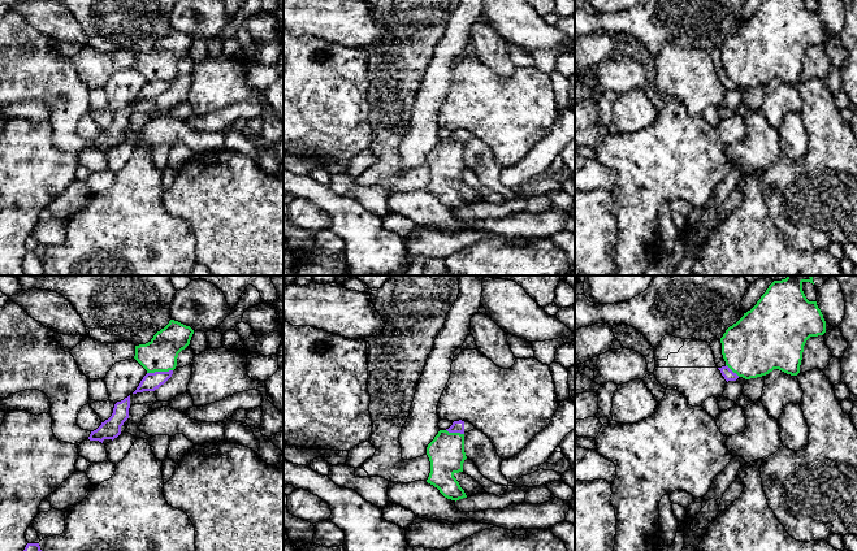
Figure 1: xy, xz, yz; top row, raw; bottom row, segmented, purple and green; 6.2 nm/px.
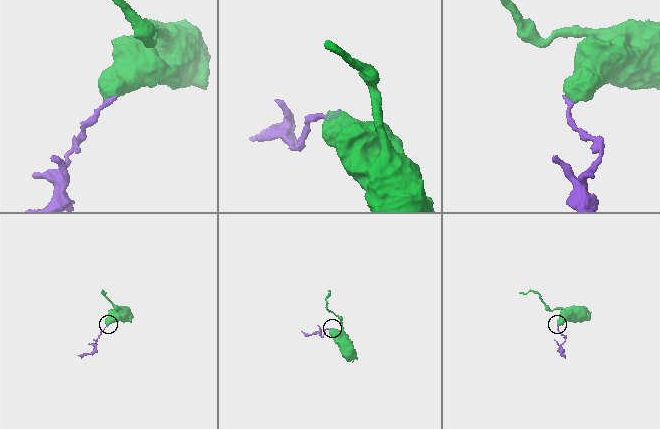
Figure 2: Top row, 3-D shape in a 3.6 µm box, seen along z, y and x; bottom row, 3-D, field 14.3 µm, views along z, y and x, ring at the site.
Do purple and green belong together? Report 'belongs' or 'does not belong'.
does not belong

